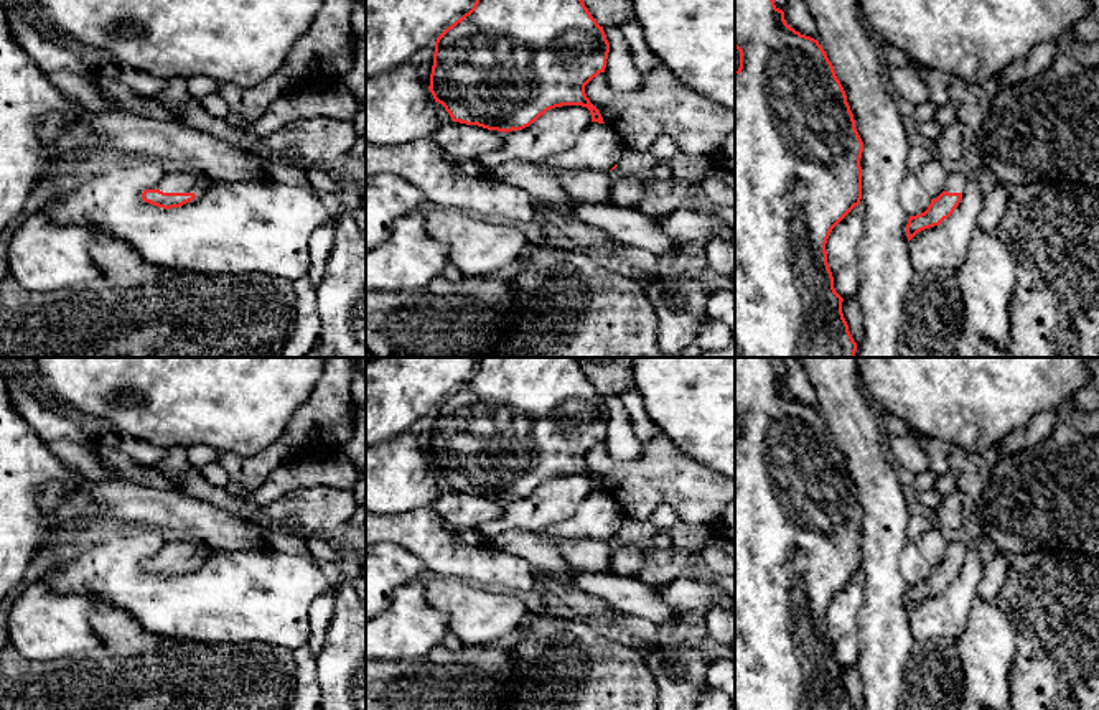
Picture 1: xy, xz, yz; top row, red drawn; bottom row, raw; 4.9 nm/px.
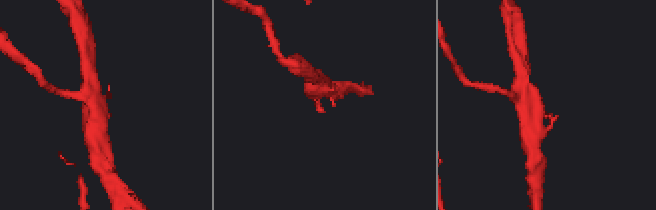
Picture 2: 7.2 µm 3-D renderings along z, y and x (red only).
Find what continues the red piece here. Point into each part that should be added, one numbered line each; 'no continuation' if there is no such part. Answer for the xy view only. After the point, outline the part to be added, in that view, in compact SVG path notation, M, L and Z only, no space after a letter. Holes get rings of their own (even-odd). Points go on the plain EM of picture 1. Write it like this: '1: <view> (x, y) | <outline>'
1: xy (175, 549) | M178 535L166 537L165 545L157 558L163 562L194 562L198 563L198 544L185 540Z

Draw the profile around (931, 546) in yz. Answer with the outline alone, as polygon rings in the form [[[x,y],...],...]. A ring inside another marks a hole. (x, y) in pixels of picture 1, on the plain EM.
[[[938,524],[924,534],[919,540],[916,540],[916,549],[924,558],[924,562],[936,568],[942,560],[947,549],[951,535],[946,534]]]

